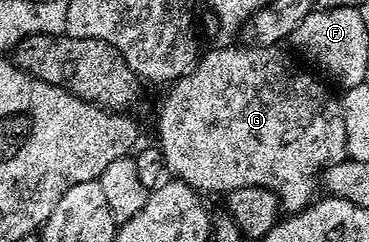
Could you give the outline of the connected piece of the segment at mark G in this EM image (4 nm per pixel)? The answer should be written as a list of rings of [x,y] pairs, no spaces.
[[[245,46],[246,48],[214,48],[210,53],[203,55],[193,68],[169,85],[170,93],[162,100],[162,109],[158,112],[158,139],[156,144],[163,152],[163,160],[166,163],[165,171],[173,179],[182,180],[188,187],[195,188],[200,194],[206,192],[221,192],[227,194],[237,188],[254,186],[266,187],[278,195],[281,211],[286,214],[302,212],[314,203],[316,193],[320,188],[320,177],[323,172],[334,163],[340,163],[347,159],[346,155],[346,131],[344,130],[344,114],[342,113],[342,101],[337,95],[333,96],[317,75],[309,76],[303,65],[289,51],[281,52],[278,46]]]

